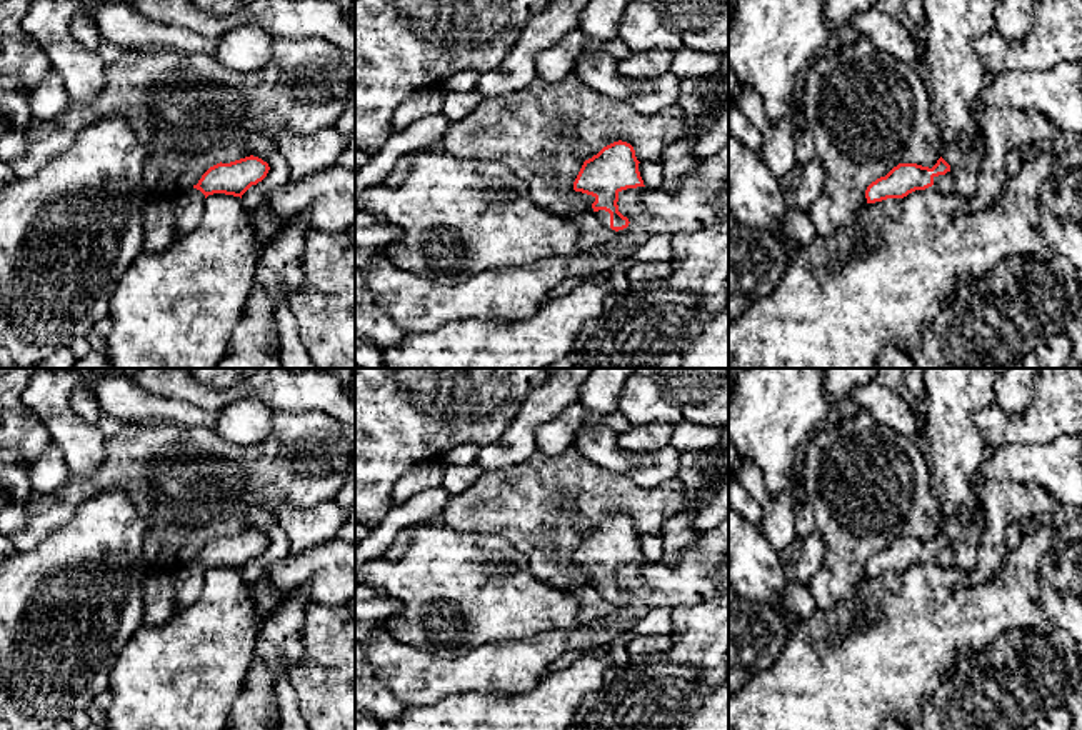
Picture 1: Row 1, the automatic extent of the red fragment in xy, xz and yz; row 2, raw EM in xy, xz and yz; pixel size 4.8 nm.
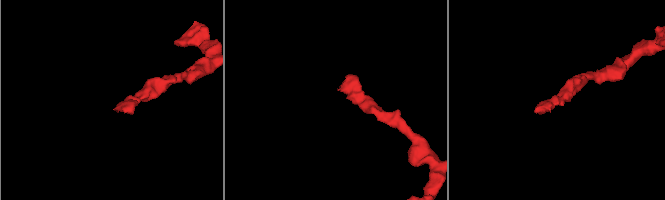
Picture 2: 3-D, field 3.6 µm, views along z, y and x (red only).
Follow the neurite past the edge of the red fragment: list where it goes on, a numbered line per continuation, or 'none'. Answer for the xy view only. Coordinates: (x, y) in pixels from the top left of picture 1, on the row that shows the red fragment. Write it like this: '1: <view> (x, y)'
1: xy (189, 207)

